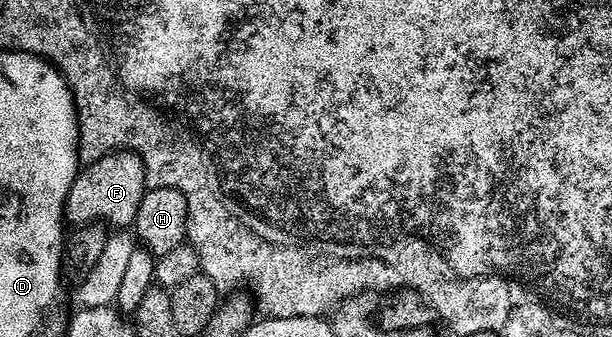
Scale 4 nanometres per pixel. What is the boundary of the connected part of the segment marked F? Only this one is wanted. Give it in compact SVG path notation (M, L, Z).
M130 149L106 153L101 159L84 164L76 173L75 182L73 187L69 187L69 195L63 208L66 224L71 227L91 227L96 223L107 227L130 226L148 188L147 172L139 156Z

